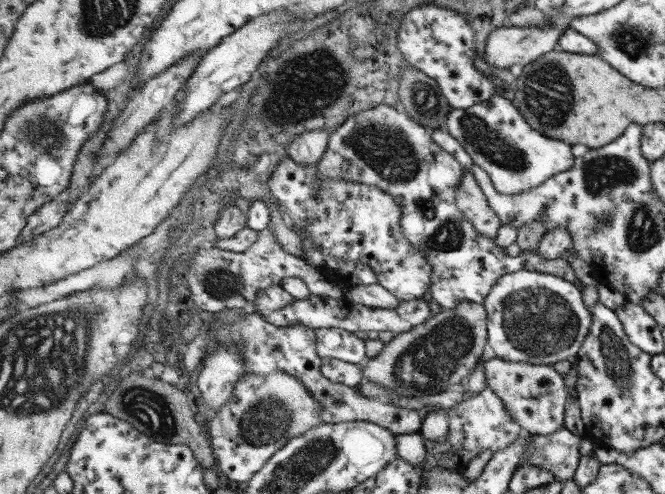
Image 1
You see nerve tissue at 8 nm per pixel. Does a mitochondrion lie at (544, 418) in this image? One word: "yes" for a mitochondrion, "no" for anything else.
no

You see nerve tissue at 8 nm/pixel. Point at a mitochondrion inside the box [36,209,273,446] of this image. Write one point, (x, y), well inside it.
(160, 418)

